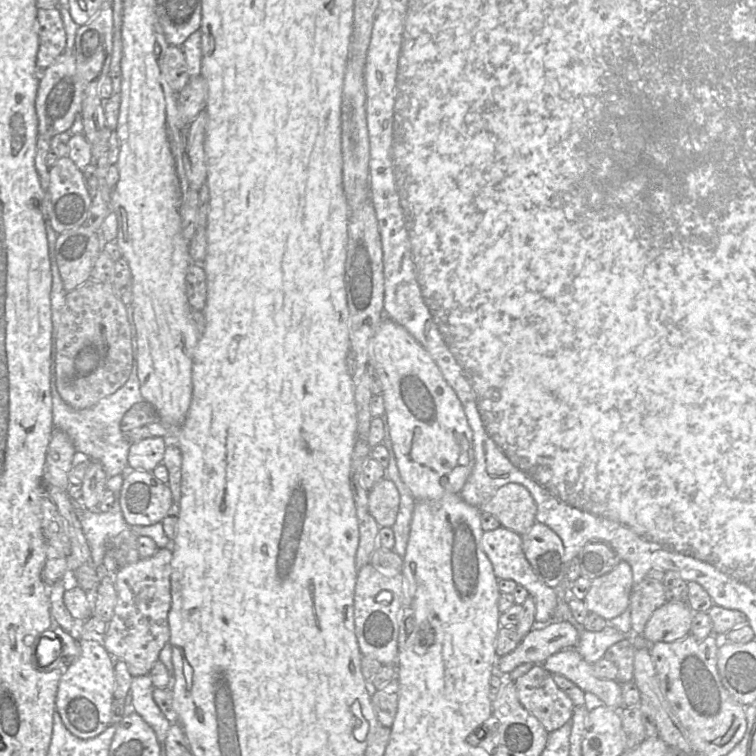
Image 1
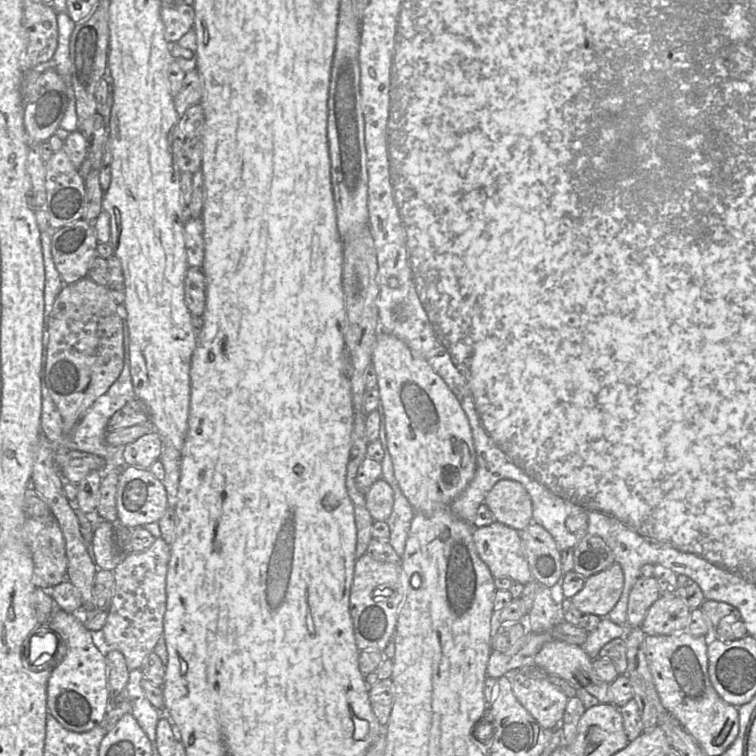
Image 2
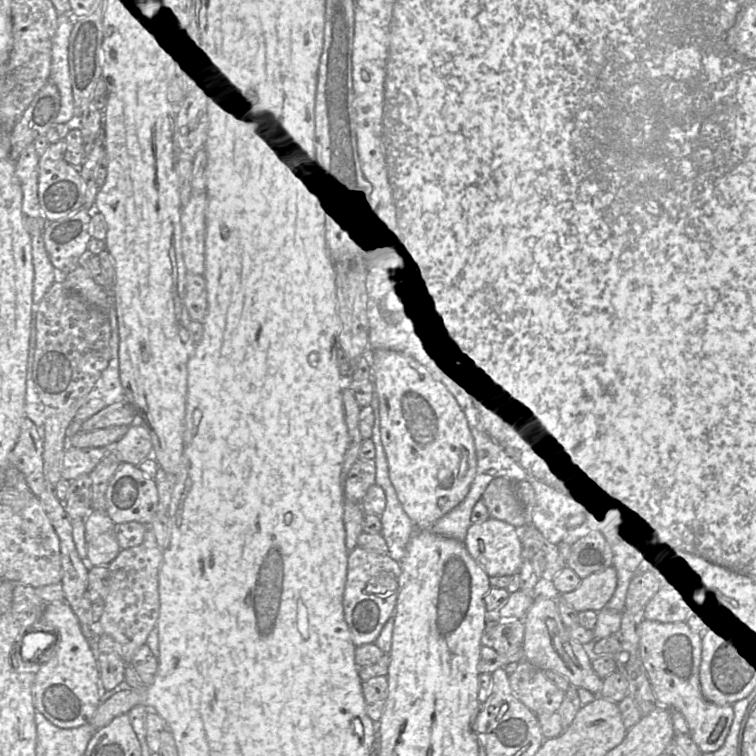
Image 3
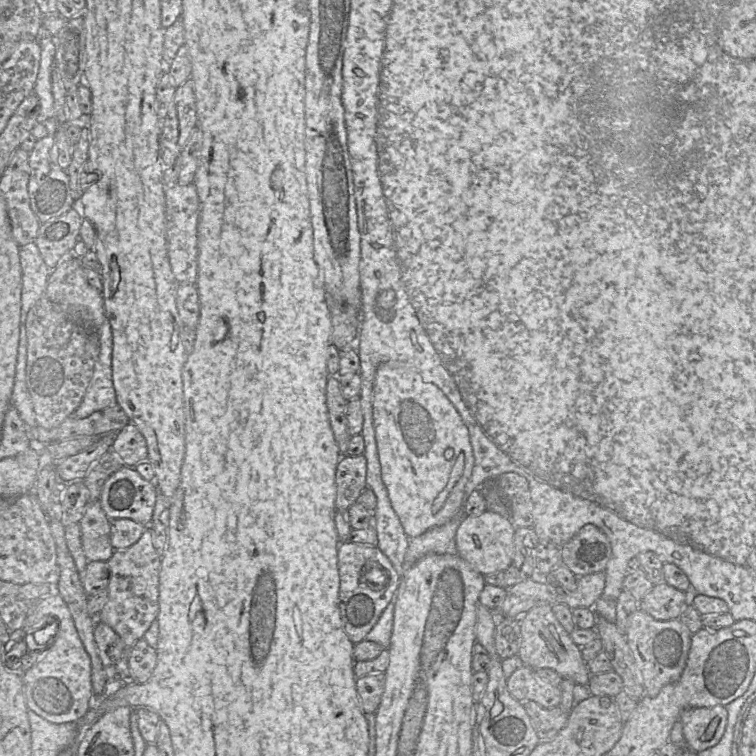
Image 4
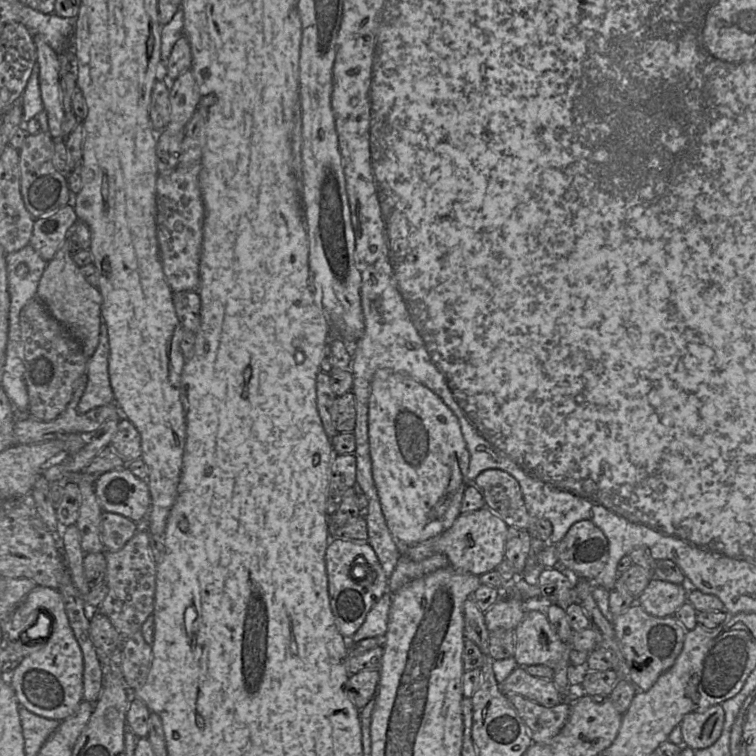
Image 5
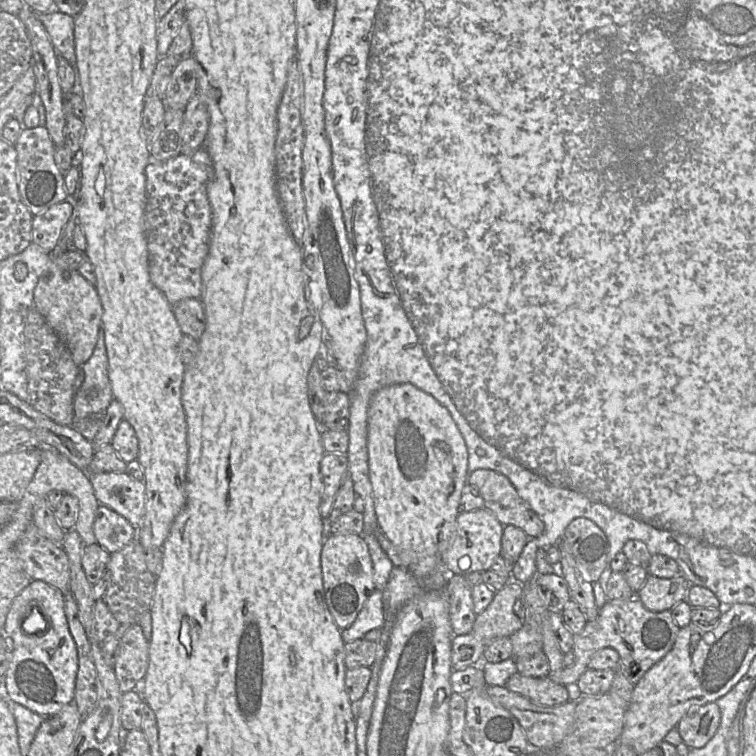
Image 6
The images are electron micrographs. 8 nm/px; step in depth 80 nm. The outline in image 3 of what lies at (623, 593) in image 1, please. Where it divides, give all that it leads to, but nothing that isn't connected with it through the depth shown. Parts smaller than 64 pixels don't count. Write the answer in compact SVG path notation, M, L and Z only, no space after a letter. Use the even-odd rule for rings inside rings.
M609 566L581 579L575 590L560 594L557 602L567 603L577 612L585 610L599 612L612 598L616 586L616 570Z

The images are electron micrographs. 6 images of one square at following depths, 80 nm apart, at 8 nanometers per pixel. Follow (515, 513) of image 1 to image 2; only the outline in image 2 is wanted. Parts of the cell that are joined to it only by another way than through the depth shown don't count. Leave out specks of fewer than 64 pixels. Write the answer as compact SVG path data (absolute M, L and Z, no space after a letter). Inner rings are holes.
M499 480L487 494L484 504L497 522L518 532L533 522L531 498L517 481Z

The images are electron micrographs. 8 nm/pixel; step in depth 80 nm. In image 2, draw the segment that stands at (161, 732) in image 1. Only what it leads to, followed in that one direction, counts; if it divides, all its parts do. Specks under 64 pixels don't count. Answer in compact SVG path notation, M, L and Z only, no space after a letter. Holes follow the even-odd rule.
M140 669L131 670L124 697L131 704L131 712L138 721L140 727L151 741L152 747L156 747L156 728L158 721L164 713L156 709L147 698L141 681L144 675Z

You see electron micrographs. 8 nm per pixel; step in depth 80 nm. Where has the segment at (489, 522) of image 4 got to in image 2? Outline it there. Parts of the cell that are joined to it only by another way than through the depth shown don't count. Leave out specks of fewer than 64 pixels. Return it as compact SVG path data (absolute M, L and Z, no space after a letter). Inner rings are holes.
M495 521L488 526L473 528L473 540L479 557L494 578L509 577L522 585L534 580L524 555L520 532L517 530Z

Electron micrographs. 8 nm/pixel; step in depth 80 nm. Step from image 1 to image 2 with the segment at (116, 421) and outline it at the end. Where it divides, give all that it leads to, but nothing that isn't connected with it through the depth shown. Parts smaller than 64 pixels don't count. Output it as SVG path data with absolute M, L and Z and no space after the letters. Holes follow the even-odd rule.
M125 357L124 367L119 378L105 393L93 400L81 415L73 430L66 434L63 432L61 414L51 399L47 387L42 384L41 431L51 443L54 453L56 451L79 450L101 457L104 460L104 468L123 468L125 466L122 456L123 446L115 447L107 443L108 423L118 410L134 399L136 399L136 396L130 373L129 358Z

